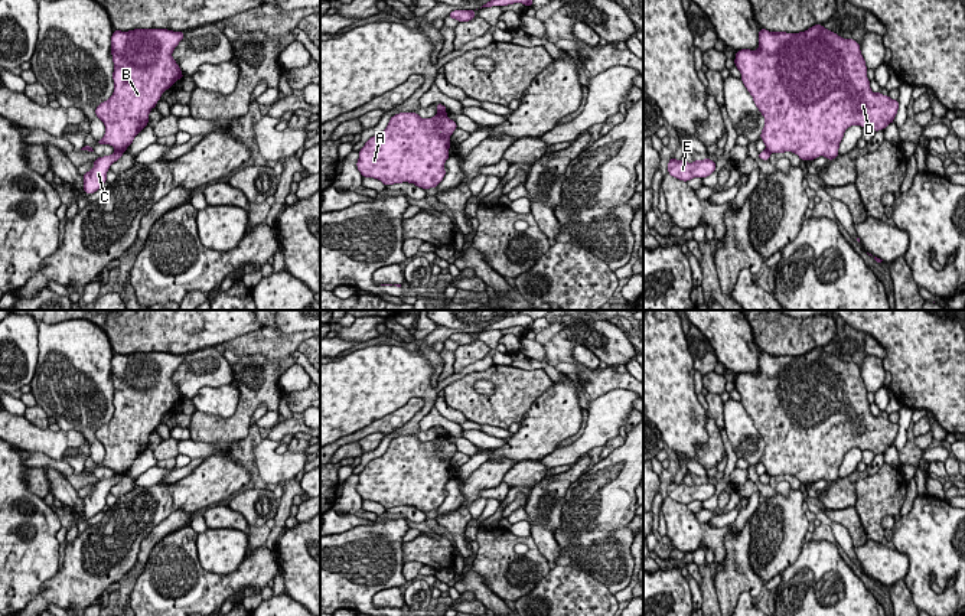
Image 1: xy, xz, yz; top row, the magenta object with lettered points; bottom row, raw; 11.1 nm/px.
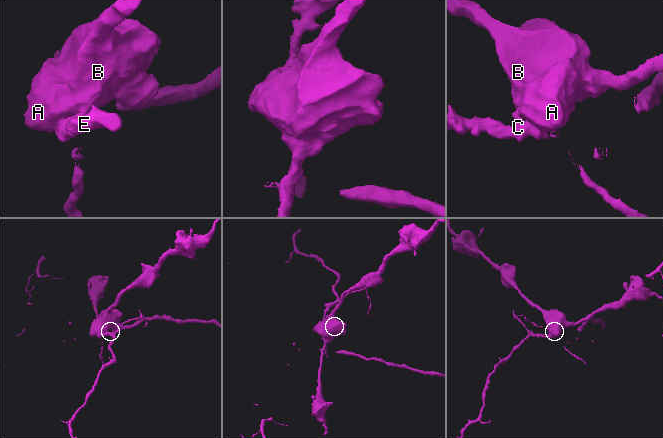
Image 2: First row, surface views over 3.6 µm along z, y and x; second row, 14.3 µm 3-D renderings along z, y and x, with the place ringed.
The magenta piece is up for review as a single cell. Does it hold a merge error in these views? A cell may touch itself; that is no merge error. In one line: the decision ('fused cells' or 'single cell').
fused cells

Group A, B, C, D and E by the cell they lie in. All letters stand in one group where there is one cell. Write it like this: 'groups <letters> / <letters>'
groups A B D / C E

